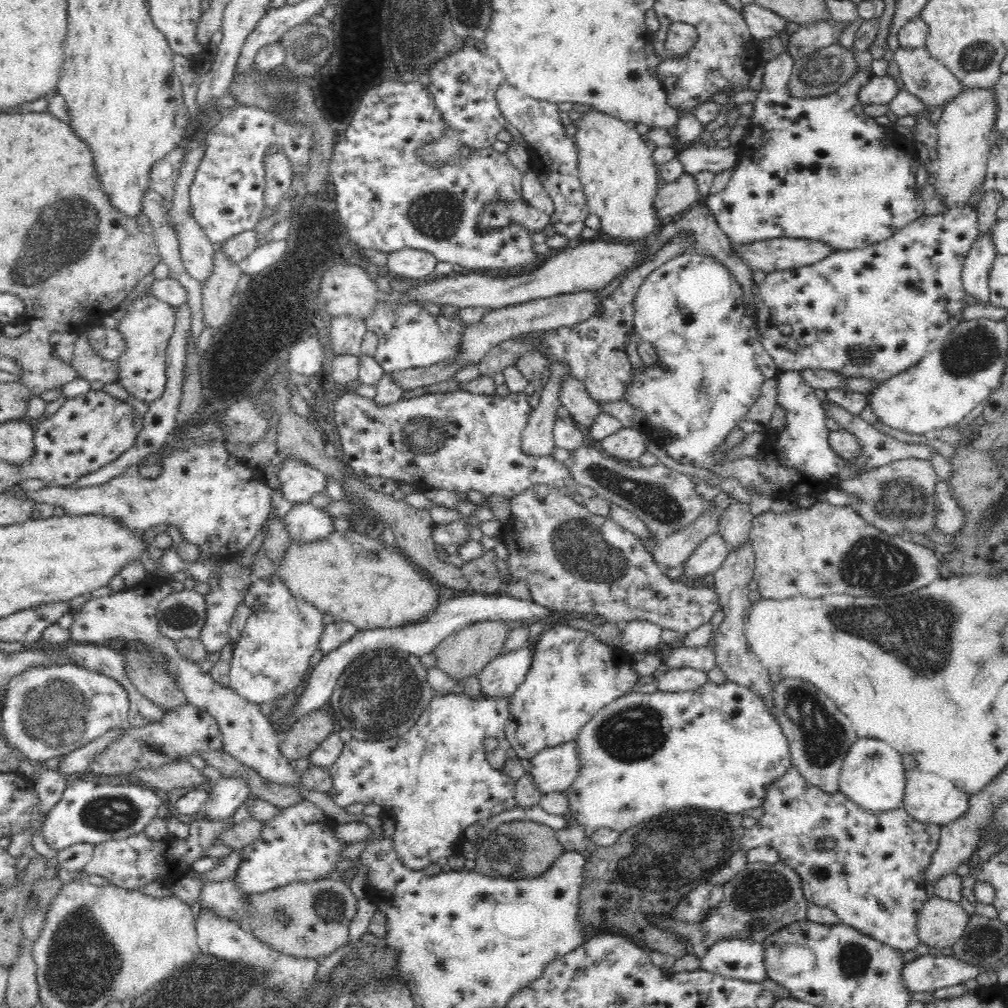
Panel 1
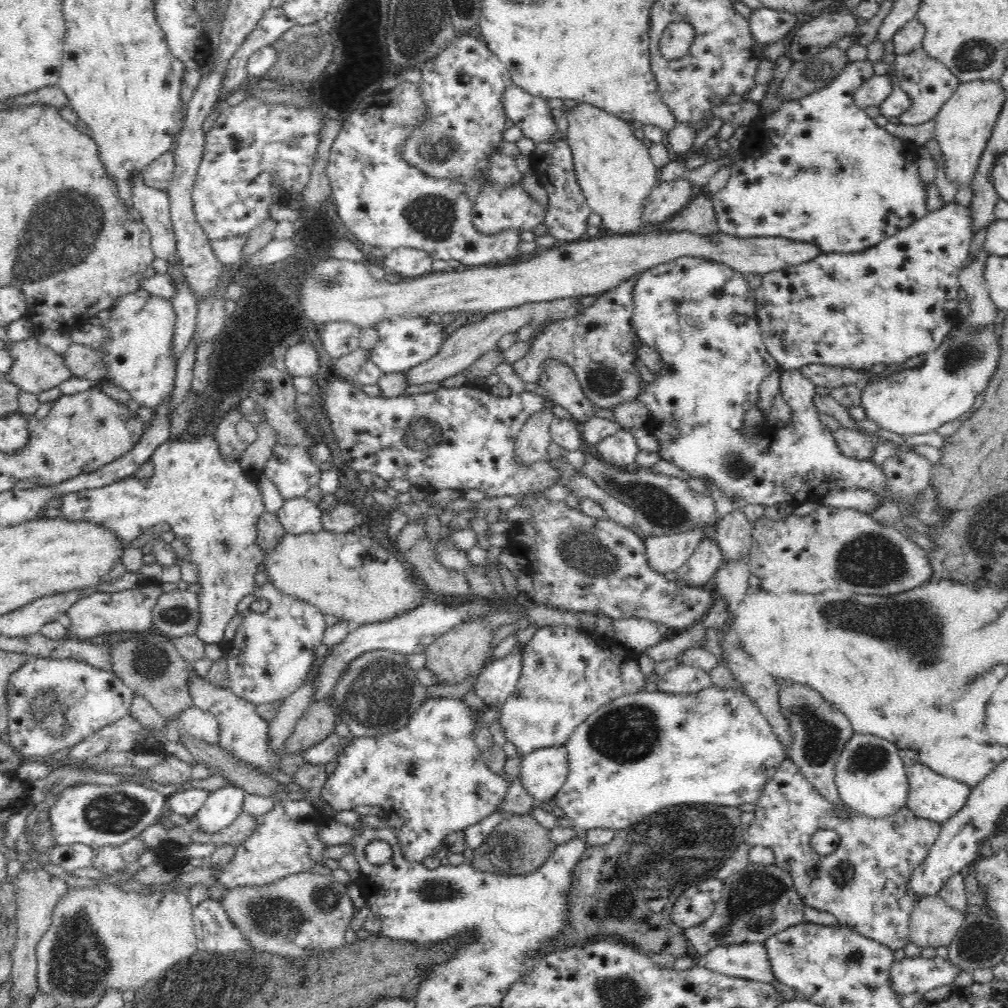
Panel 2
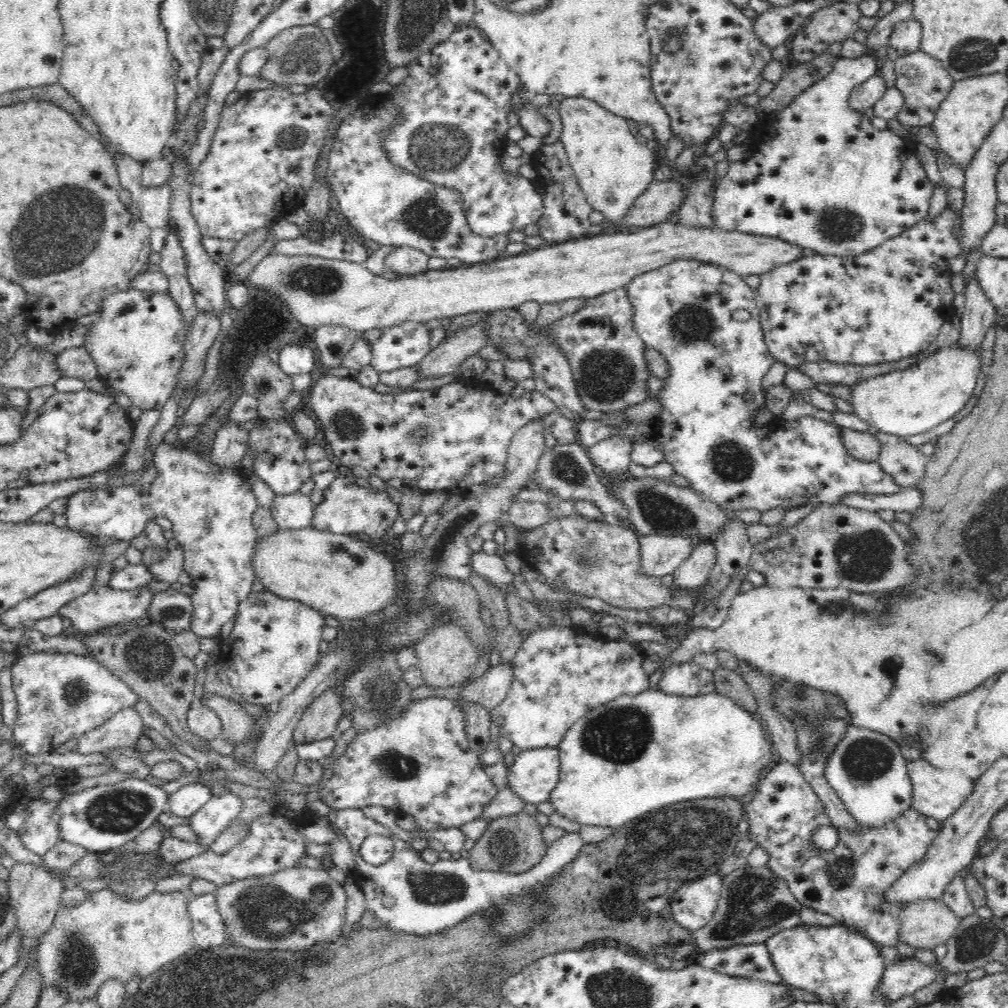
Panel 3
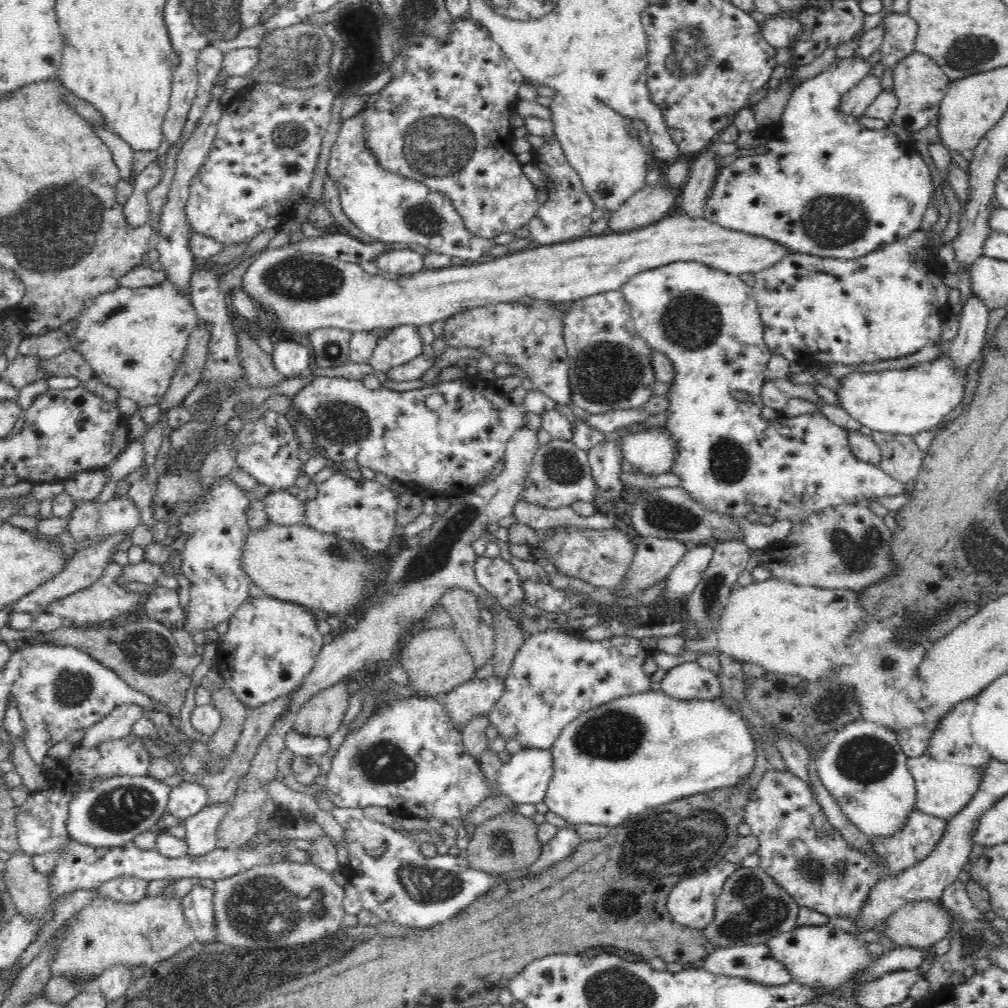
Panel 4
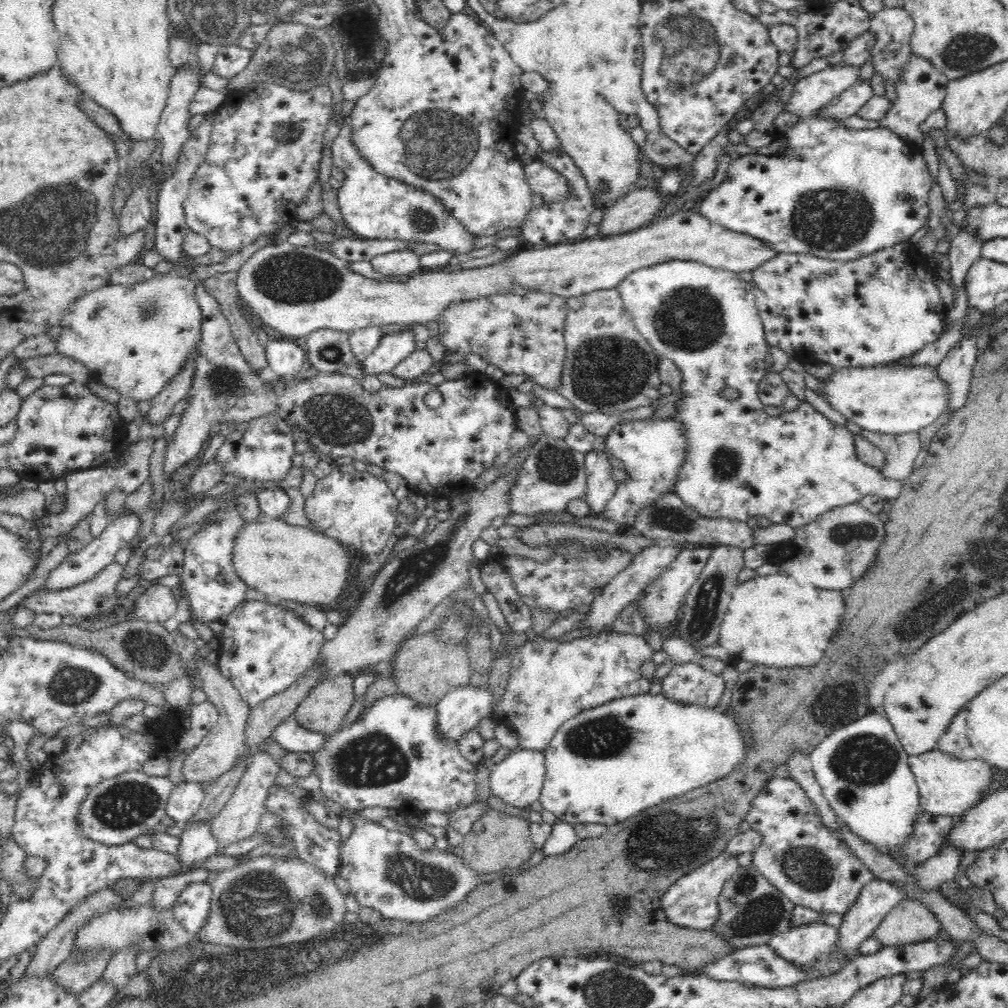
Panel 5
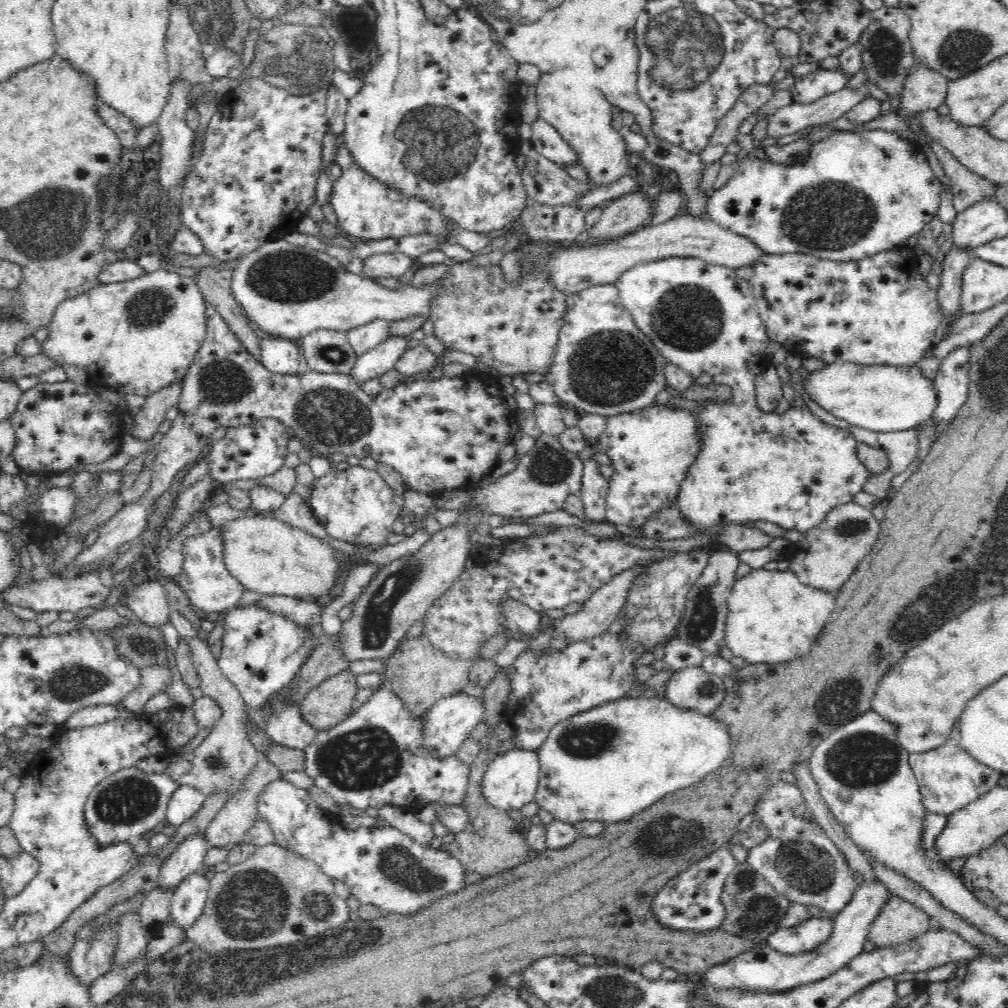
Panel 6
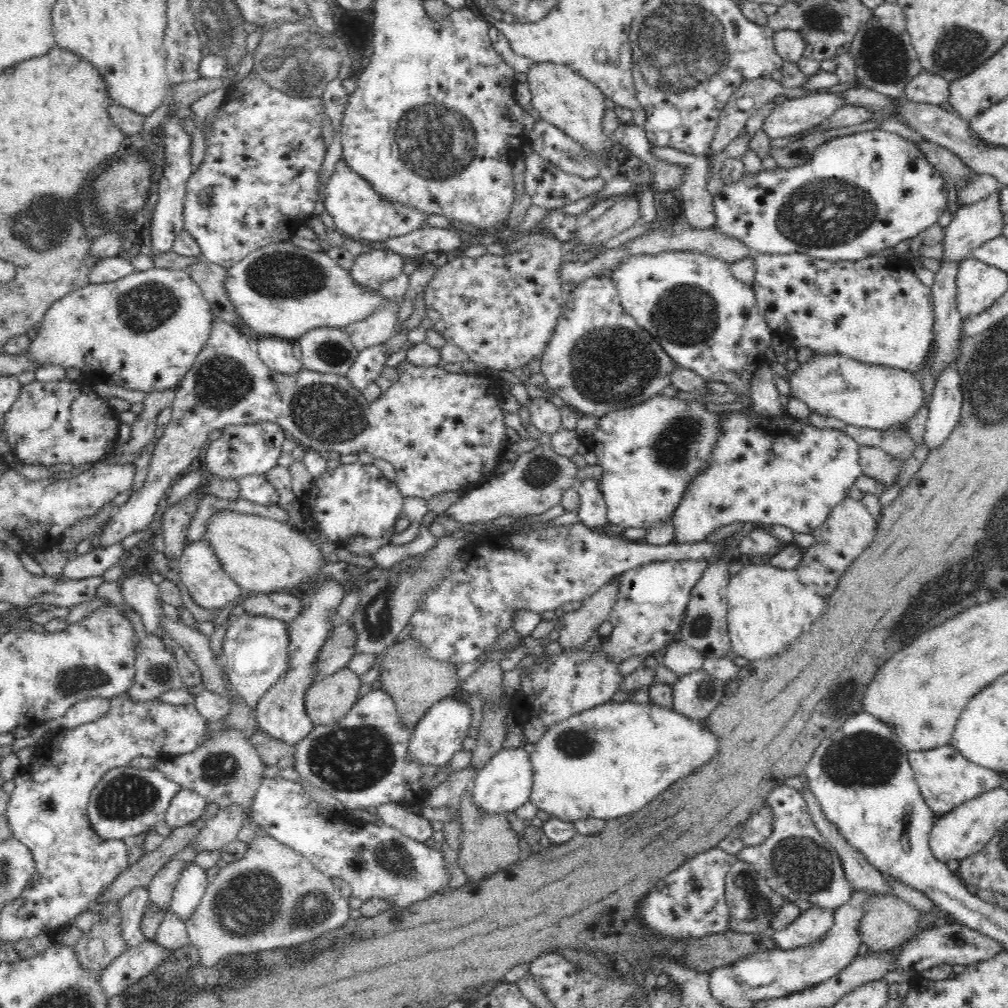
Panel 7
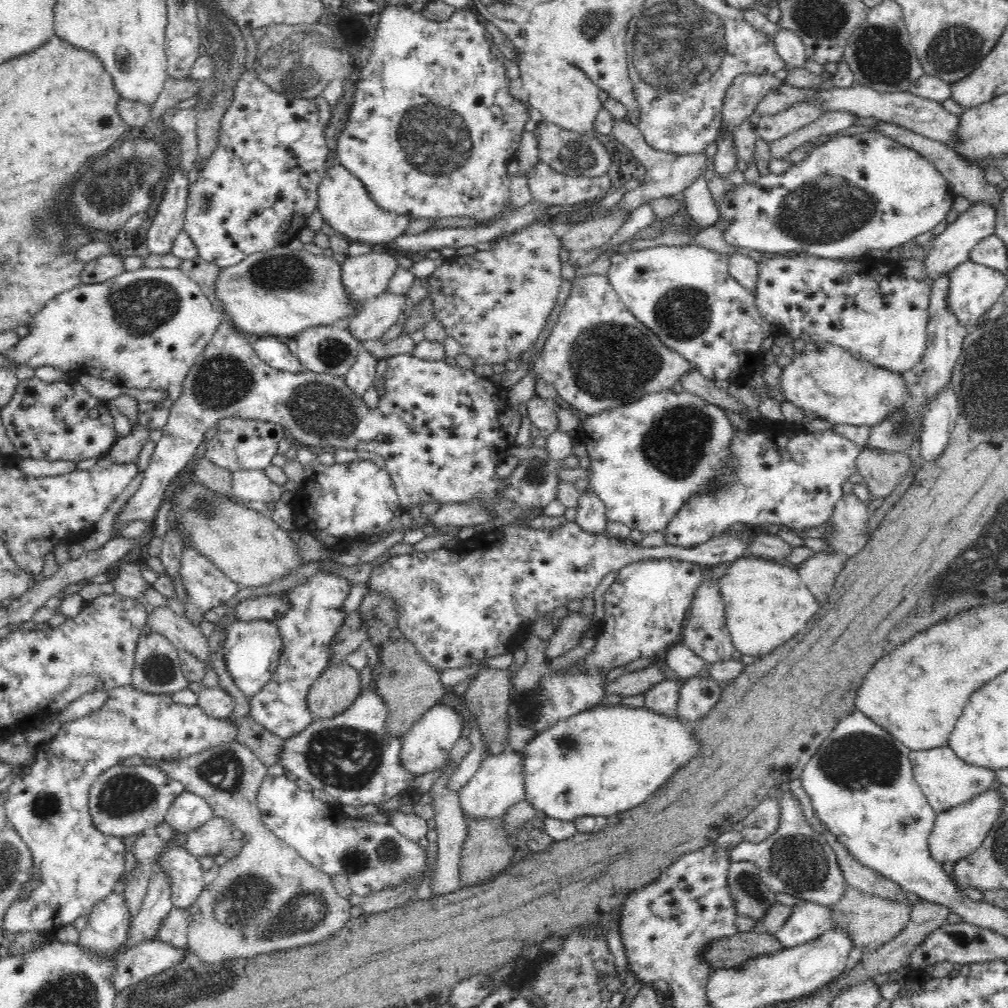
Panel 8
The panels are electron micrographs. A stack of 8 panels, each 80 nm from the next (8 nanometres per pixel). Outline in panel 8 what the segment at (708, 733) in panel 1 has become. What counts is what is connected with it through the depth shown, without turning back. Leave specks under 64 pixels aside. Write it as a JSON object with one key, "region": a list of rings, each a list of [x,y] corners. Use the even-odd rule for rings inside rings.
{"region":[[[596,705],[570,718],[559,720],[535,736],[522,752],[524,763],[524,798],[549,818],[576,821],[584,816],[610,816],[637,808],[666,784],[666,780],[688,764],[700,752],[694,732],[686,729],[679,717],[668,717],[648,707],[633,708]]]}

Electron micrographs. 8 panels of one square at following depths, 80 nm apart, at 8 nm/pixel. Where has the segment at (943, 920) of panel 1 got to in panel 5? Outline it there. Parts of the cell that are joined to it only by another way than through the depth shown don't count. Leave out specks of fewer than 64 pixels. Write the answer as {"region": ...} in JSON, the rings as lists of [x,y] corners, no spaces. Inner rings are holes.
{"region":[[[912,898],[904,899],[884,917],[874,930],[874,938],[883,947],[924,943],[940,936],[942,923],[924,903]]]}

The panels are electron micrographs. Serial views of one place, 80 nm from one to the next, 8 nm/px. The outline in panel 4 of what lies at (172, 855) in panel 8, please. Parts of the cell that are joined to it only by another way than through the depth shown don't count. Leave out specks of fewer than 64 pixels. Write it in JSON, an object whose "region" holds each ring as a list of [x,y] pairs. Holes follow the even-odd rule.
{"region":[[[195,885],[182,898],[182,910],[198,943],[218,943],[213,905],[214,891]]]}

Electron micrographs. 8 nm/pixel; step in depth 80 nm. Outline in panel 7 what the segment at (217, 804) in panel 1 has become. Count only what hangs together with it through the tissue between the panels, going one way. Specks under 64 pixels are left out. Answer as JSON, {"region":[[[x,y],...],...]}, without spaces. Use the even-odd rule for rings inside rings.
{"region":[[[191,845],[185,847],[172,858],[154,876],[148,886],[150,893],[148,907],[157,911],[158,909],[168,910],[173,895],[173,890],[180,879],[181,873],[195,862],[199,856],[199,851]]]}

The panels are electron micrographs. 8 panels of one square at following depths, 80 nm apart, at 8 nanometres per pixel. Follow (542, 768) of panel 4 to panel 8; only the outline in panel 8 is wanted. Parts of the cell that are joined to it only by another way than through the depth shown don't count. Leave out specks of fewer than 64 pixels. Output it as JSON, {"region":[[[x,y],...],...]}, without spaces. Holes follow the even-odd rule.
{"region":[[[510,746],[497,755],[486,757],[476,774],[461,788],[459,802],[467,818],[498,819],[504,817],[512,806],[525,800],[523,755]]]}

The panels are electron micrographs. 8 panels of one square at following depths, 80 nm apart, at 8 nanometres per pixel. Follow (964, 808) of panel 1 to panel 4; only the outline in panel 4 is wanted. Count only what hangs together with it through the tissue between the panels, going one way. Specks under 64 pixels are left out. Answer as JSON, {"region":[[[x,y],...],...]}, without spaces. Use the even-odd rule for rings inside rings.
{"region":[[[924,754],[918,758],[908,758],[907,765],[915,780],[917,797],[916,809],[940,819],[950,820],[969,804],[982,782],[984,768],[972,768],[952,762],[934,760]]]}

